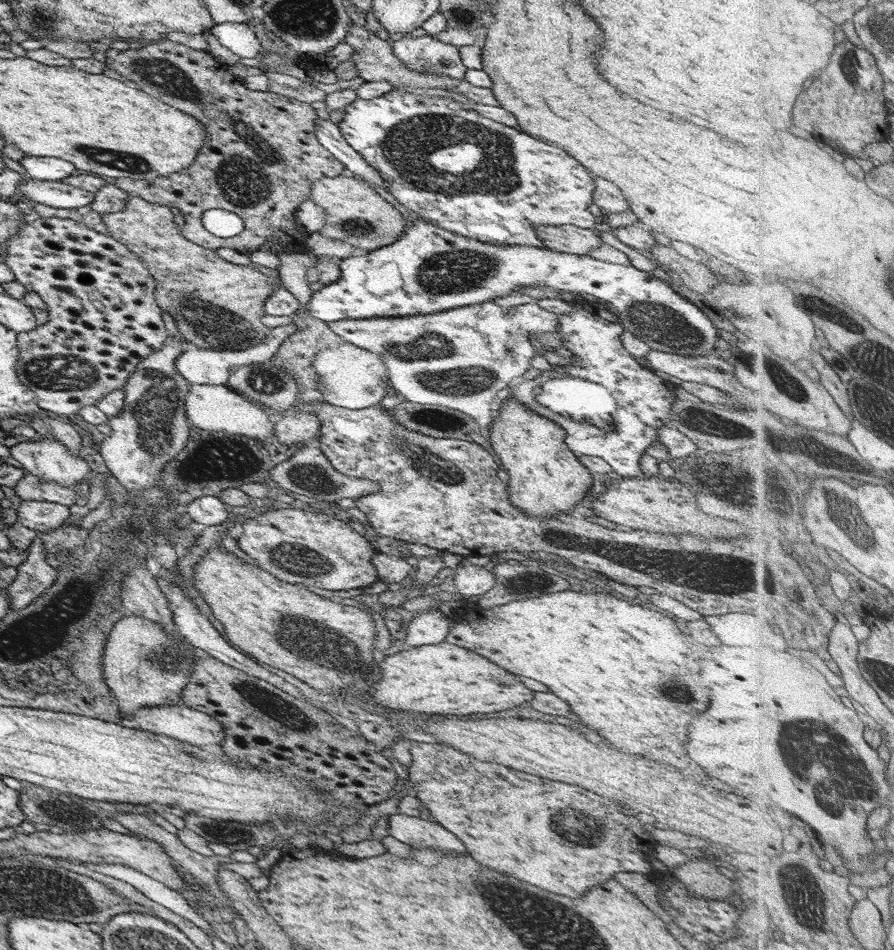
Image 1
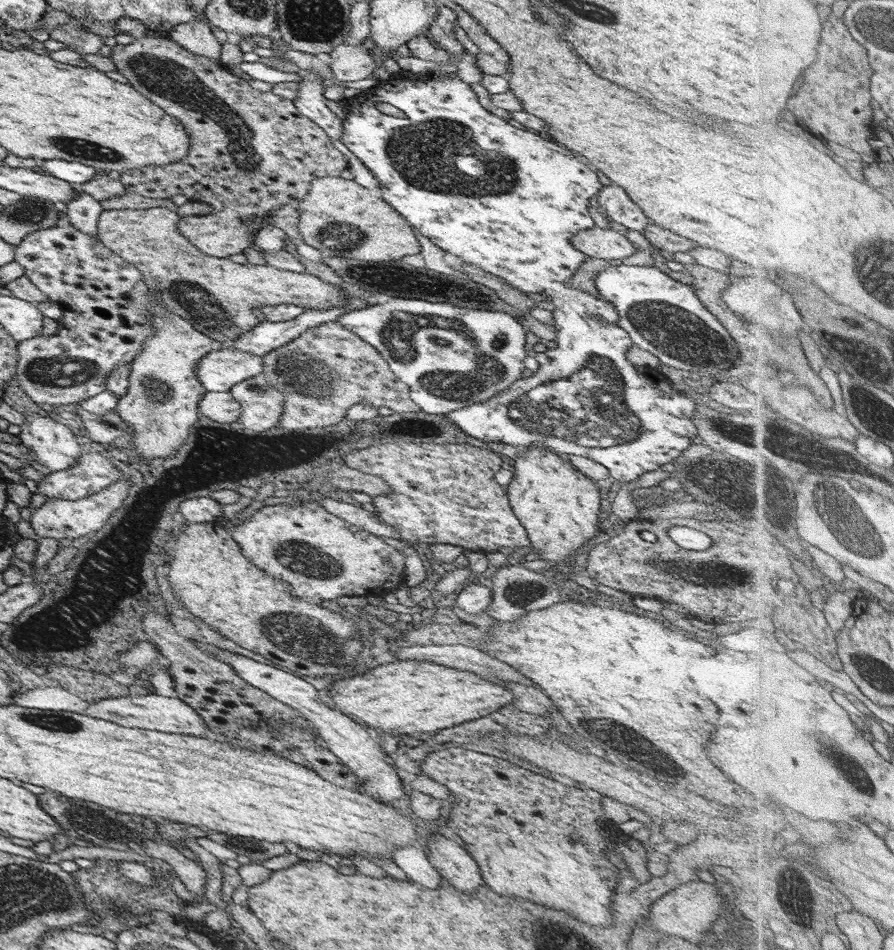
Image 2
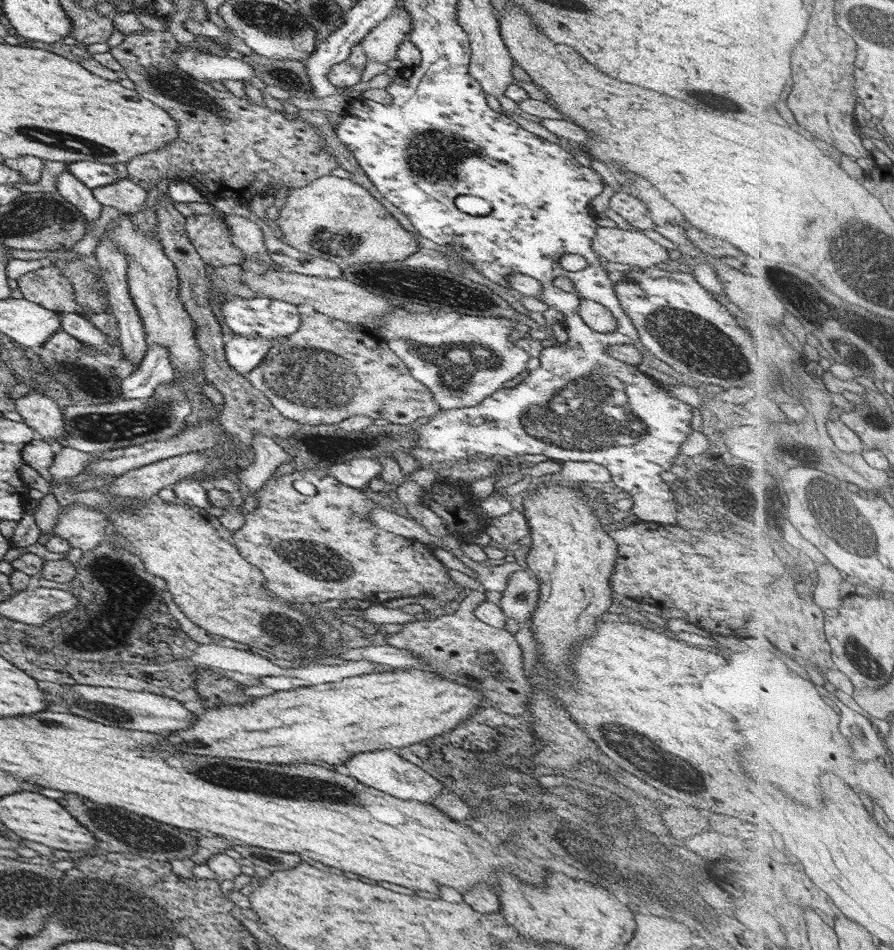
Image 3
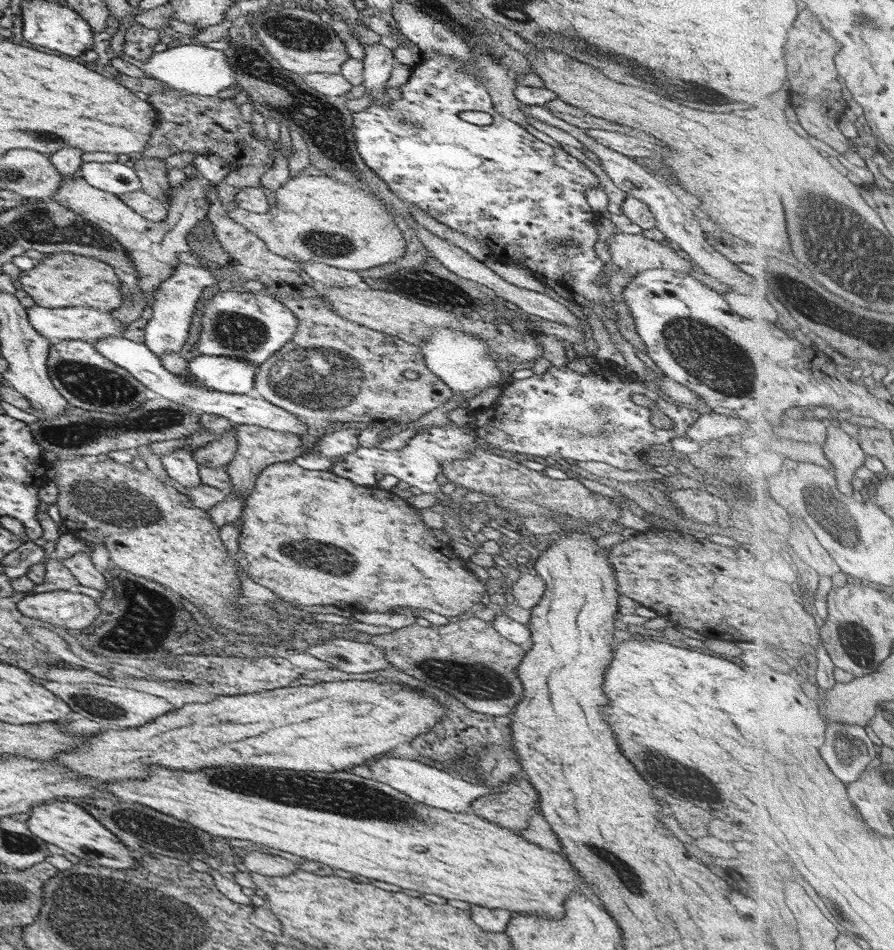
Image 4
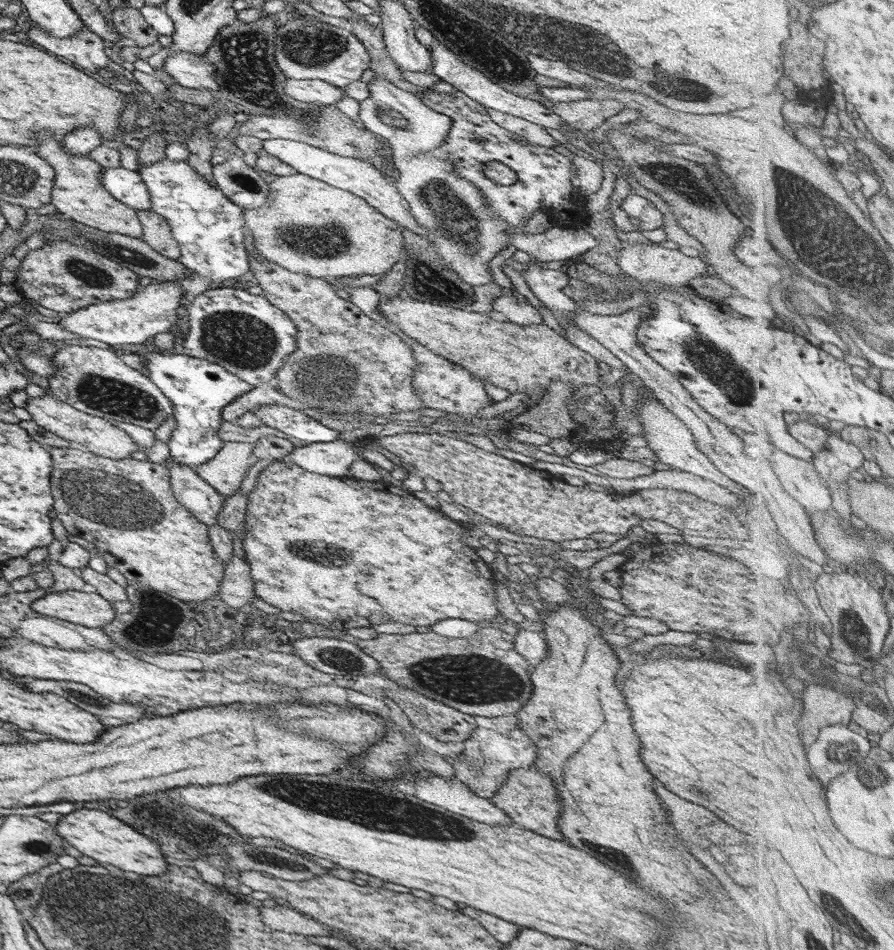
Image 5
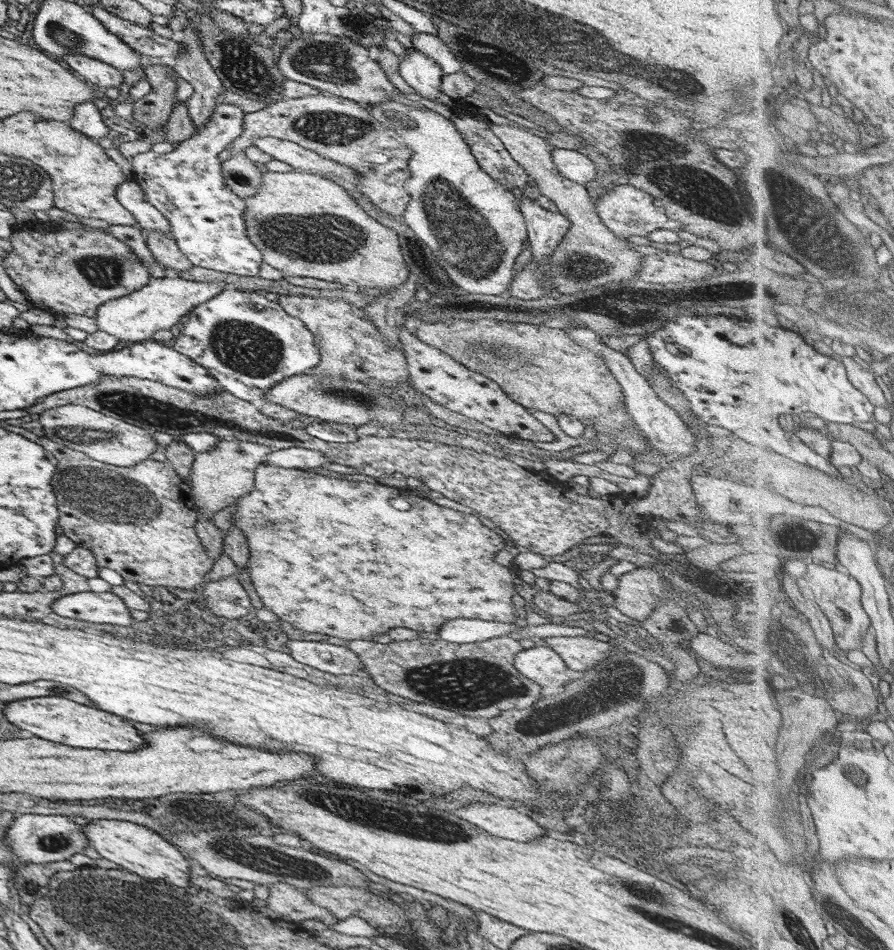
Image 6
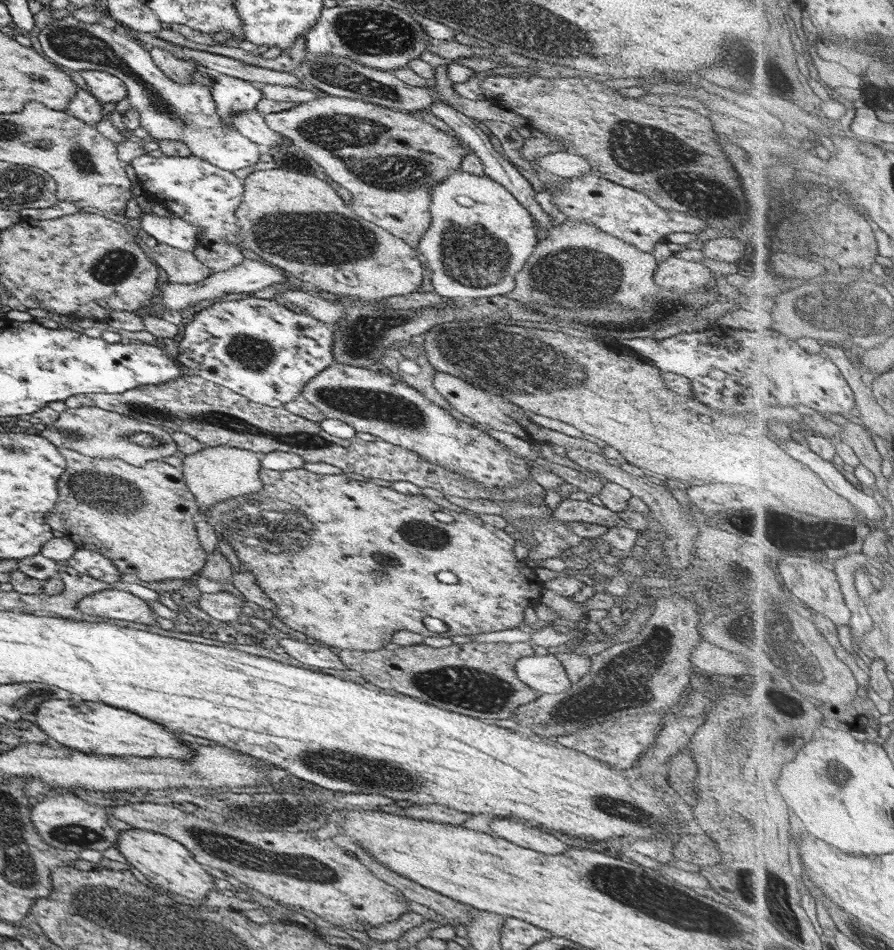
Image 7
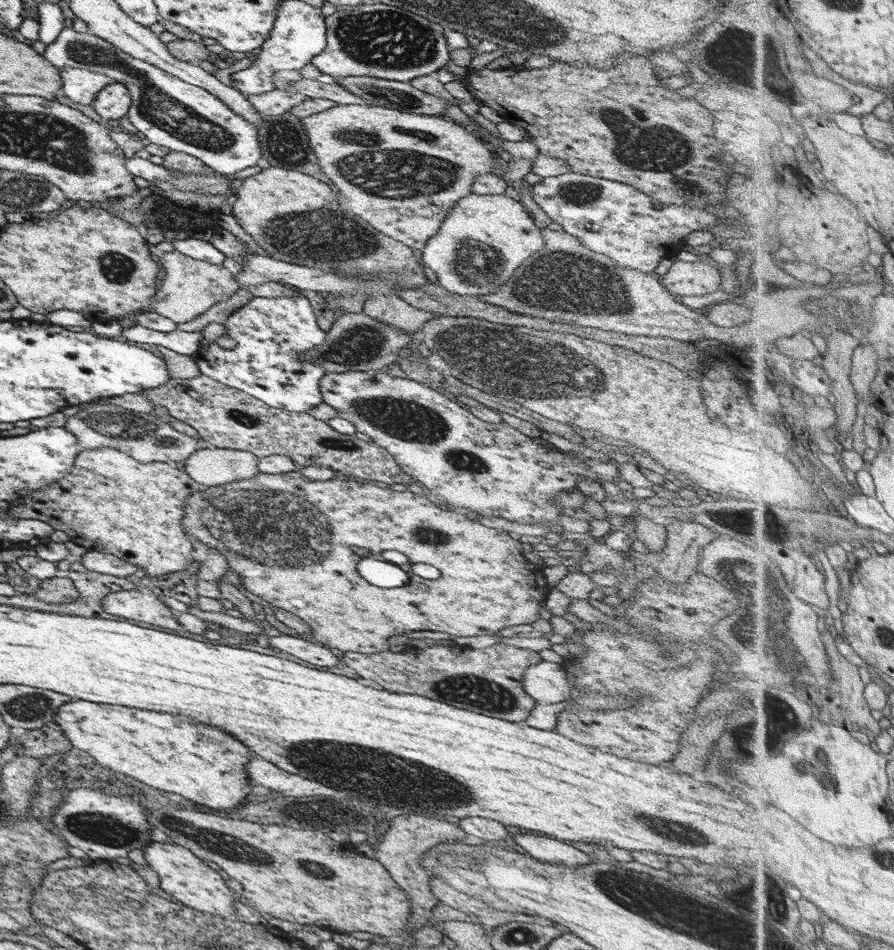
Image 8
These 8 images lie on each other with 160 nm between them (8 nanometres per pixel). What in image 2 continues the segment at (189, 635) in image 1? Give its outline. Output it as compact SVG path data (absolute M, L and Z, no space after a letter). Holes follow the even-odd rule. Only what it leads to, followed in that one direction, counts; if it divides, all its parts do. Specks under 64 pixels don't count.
M223 650L223 655L228 658L228 665L247 684L262 690L287 706L300 712L300 716L306 719L310 726L314 726L318 735L324 740L326 747L358 778L362 780L361 786L371 799L391 804L392 800L399 799L408 793L410 787L403 785L401 779L388 763L383 761L382 753L385 753L375 743L367 728L363 724L355 723L339 711L330 709L326 711L323 704L317 699L317 690L304 679L277 669L269 664L259 663L255 658L239 656L233 652Z

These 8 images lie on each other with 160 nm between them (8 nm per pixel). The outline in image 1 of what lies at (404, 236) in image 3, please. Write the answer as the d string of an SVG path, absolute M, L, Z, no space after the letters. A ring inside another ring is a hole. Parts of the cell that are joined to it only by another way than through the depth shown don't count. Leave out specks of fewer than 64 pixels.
M337 175L333 180L321 177L312 182L310 199L326 214L319 234L356 246L355 255L364 255L395 242L404 231L406 222L401 214L365 181Z

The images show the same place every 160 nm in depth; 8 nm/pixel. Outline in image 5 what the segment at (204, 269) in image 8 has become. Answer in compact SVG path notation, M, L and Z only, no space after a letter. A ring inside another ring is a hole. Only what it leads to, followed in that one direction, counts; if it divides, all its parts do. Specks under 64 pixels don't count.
M137 209L136 217L142 226L141 240L161 256L170 258L172 261L177 260L180 250L167 221L151 209L148 211Z

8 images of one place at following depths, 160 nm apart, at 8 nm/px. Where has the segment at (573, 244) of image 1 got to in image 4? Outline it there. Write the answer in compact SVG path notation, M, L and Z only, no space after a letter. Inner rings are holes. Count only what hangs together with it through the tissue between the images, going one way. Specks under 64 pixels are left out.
M641 233L612 234L606 239L606 245L611 262L634 274L656 268L684 273L695 269L691 261L679 257L659 239L649 239Z

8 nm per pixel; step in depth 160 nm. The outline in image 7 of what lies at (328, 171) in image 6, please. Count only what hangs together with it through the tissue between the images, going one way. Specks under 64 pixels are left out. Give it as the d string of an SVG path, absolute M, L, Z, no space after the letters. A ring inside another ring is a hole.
M242 110L232 116L232 126L239 134L257 144L261 149L273 148L284 142L282 136L271 130L262 118L263 114L252 110Z

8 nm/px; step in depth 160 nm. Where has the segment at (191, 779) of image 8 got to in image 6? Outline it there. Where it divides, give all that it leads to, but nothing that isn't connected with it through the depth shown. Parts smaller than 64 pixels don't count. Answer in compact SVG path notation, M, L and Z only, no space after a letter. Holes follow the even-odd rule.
M59 694L5 703L1 712L13 726L27 730L33 736L73 748L131 752L146 743L140 737L140 732L135 732L136 729L125 718L67 700Z

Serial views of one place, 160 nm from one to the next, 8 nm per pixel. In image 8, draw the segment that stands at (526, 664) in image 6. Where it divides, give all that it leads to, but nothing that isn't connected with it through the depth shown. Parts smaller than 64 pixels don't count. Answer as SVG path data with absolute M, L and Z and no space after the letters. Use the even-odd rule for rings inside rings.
M540 660L526 666L522 687L536 704L561 704L571 698L563 665L559 663Z

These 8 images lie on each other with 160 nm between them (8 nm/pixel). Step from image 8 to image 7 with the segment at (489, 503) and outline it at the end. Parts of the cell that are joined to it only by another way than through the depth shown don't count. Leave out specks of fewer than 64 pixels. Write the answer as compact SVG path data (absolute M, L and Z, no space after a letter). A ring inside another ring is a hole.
M333 363L310 378L300 390L301 400L321 411L325 419L348 424L357 432L367 432L389 444L417 453L424 461L435 463L444 471L455 471L460 477L479 483L490 491L511 488L531 479L525 469L530 463L498 440L482 433L482 427L471 426L445 412L415 389L372 368Z

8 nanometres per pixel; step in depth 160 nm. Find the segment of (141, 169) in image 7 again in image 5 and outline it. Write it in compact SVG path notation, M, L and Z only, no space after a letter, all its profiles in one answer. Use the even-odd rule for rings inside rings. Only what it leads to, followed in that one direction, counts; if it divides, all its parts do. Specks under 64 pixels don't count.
M166 158L138 169L146 186L150 209L164 218L179 247L177 262L188 272L187 278L172 280L182 290L176 318L186 312L190 300L218 282L236 279L248 271L247 252L243 246L243 208L235 206L216 186L197 175L187 160L171 162Z

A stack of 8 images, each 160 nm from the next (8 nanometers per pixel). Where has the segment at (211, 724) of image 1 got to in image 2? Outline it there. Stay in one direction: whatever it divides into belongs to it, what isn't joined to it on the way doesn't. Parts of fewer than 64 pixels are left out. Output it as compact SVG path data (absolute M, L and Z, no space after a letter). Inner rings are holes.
M145 694L141 696L117 695L89 704L83 715L98 718L113 724L145 730L155 730L167 734L187 734L203 737L208 734L203 719L187 703L181 702L177 697L165 697L161 695Z

